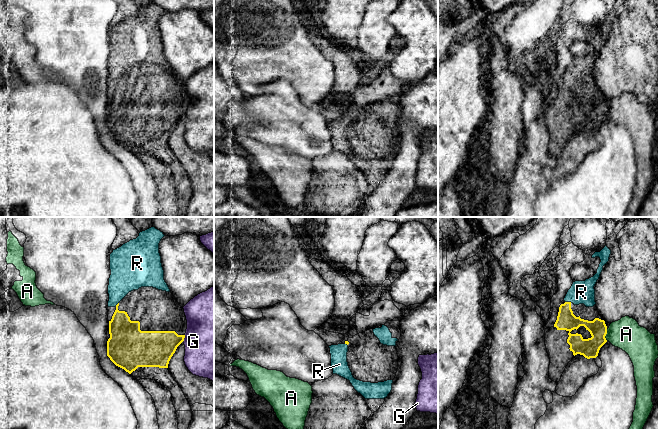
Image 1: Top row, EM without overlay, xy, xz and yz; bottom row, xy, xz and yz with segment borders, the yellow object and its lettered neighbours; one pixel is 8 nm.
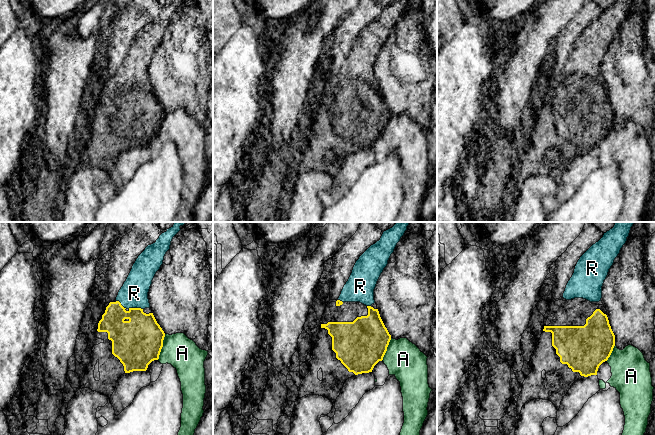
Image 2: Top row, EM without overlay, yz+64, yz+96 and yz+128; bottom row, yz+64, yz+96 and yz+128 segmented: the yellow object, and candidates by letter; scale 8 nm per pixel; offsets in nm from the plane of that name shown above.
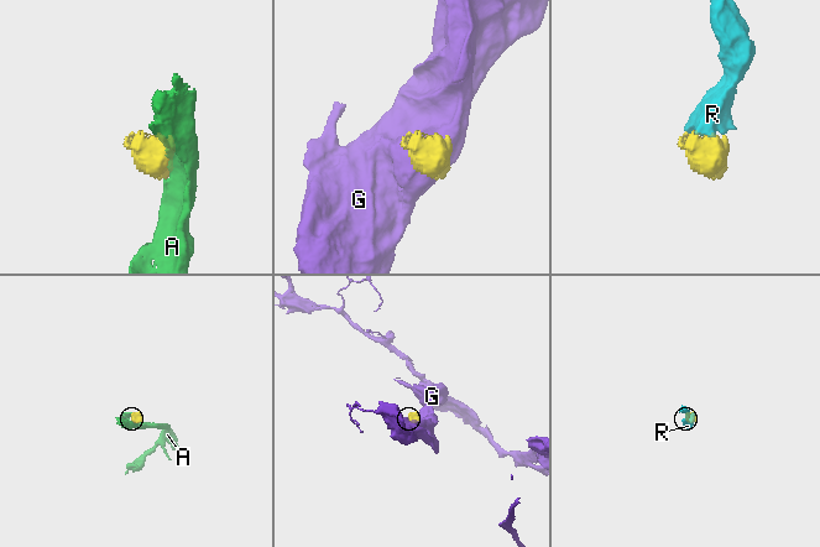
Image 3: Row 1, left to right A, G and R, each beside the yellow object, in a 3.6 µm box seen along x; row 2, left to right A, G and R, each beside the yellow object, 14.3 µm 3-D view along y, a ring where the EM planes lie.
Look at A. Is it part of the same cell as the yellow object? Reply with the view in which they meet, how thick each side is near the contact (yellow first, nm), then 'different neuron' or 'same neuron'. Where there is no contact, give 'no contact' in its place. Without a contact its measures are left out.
yz | 160/260 nm | different neuron

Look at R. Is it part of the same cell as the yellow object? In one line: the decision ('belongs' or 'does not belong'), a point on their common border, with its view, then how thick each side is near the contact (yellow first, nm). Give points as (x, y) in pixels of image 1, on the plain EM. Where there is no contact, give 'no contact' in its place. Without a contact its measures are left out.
belongs; meets yellow in yz at (568, 78); 160 nm thick on the yellow side, 190 nm on the other

